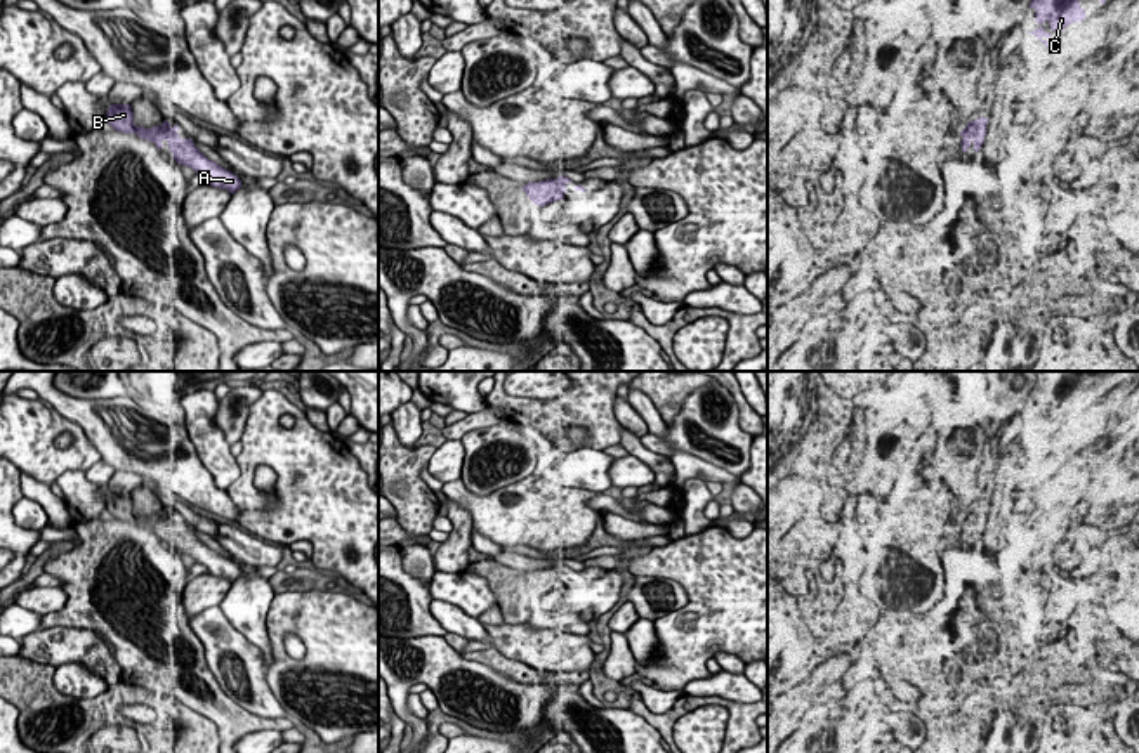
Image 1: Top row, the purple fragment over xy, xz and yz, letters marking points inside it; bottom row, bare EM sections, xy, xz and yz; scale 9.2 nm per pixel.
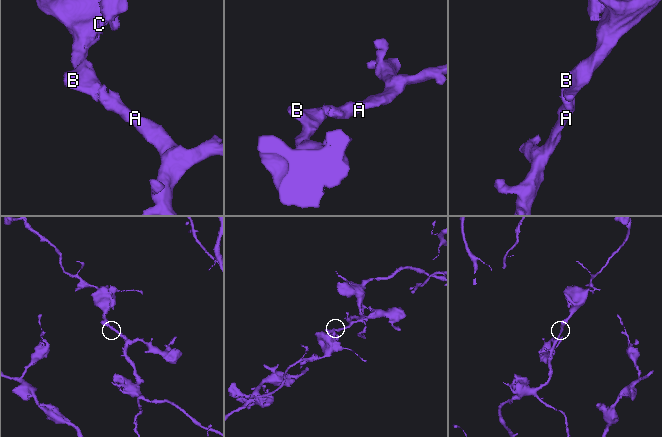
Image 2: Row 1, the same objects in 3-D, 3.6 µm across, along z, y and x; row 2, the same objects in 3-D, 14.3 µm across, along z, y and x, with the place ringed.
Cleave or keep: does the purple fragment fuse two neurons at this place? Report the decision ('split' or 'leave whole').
leave whole

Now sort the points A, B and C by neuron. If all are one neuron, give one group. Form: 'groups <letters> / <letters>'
groups A B C

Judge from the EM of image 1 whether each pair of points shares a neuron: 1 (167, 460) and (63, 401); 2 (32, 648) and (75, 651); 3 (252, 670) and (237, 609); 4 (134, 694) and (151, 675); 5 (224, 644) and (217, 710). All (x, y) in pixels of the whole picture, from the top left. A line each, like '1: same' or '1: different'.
1: same
2: same
3: different
4: different
5: different

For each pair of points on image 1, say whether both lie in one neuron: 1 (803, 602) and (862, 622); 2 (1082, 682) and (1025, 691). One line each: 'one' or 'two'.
1: one
2: one

